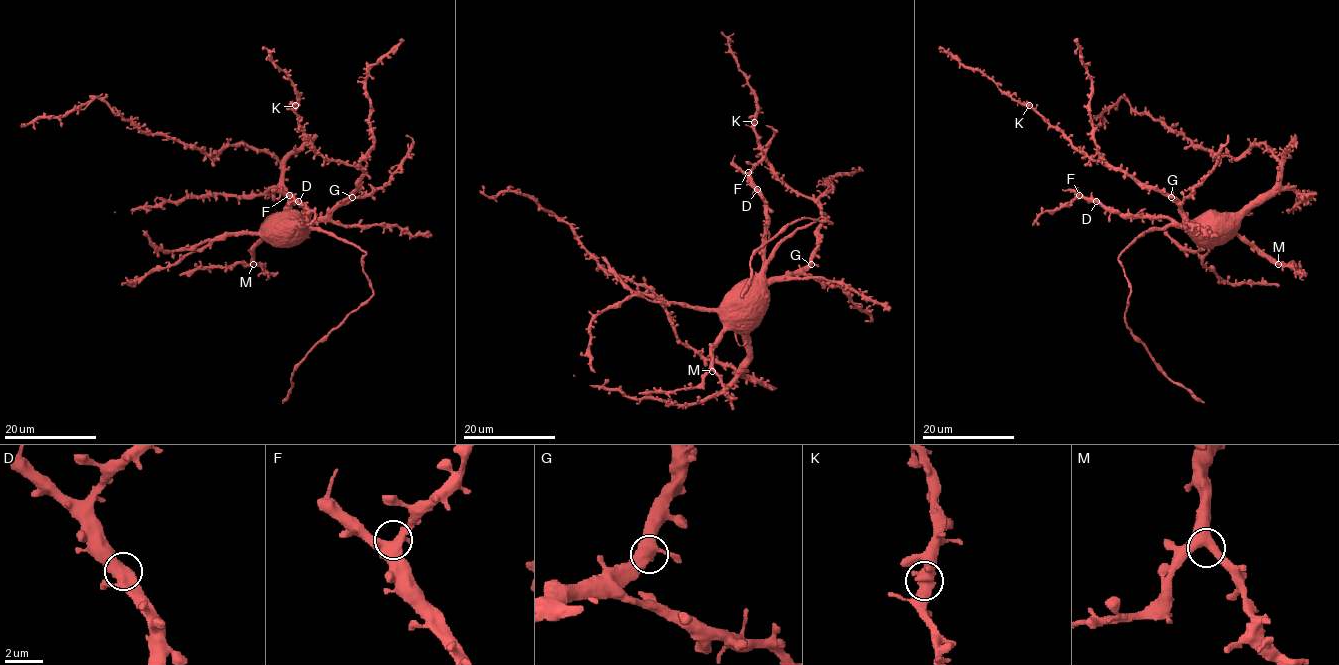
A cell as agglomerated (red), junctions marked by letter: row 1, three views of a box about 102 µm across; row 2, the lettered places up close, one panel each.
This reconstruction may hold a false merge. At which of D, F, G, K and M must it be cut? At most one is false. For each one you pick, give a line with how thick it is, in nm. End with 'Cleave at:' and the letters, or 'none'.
Cleave at: none

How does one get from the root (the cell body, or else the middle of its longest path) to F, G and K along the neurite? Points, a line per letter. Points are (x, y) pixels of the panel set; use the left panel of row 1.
F: (288, 208), (292, 214), (301, 214), (302, 223), (307, 213), (289, 195)
G: (288, 208), (305, 223), (311, 223), (324, 220), (352, 197)
K: (288, 208), (305, 223), (324, 220), (357, 188), (362, 175), (353, 166), (328, 161), (313, 147), (295, 106)

